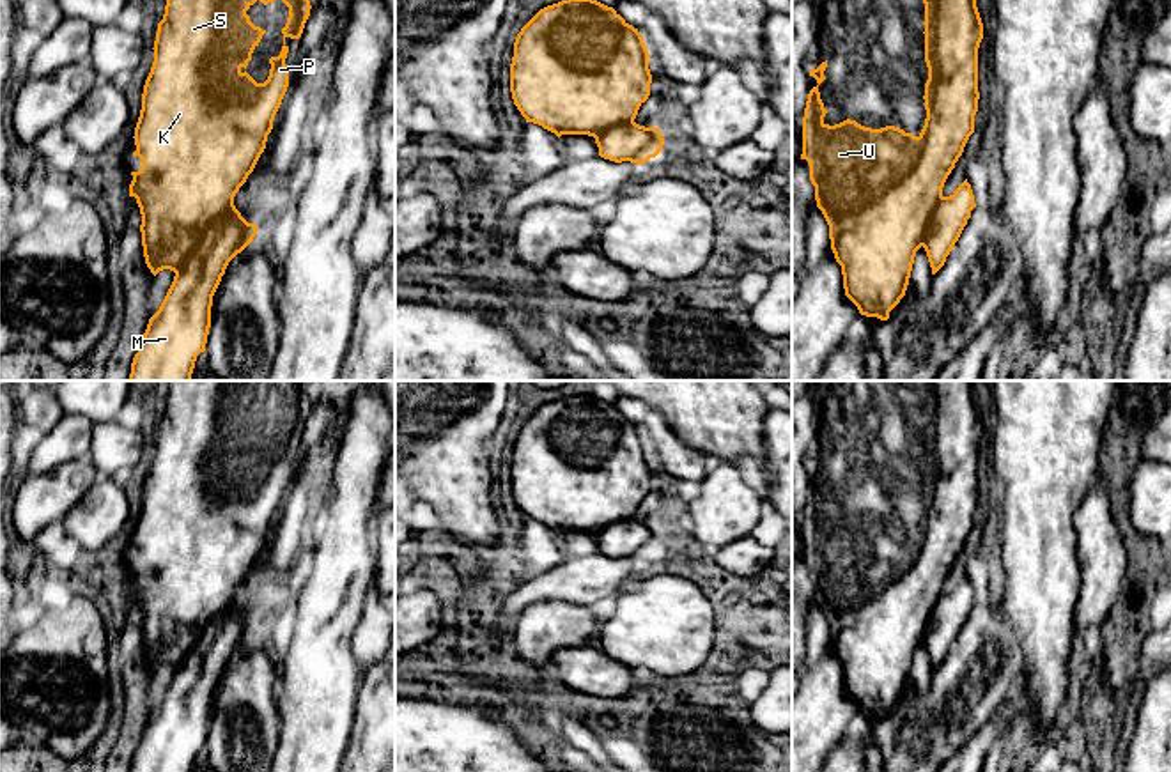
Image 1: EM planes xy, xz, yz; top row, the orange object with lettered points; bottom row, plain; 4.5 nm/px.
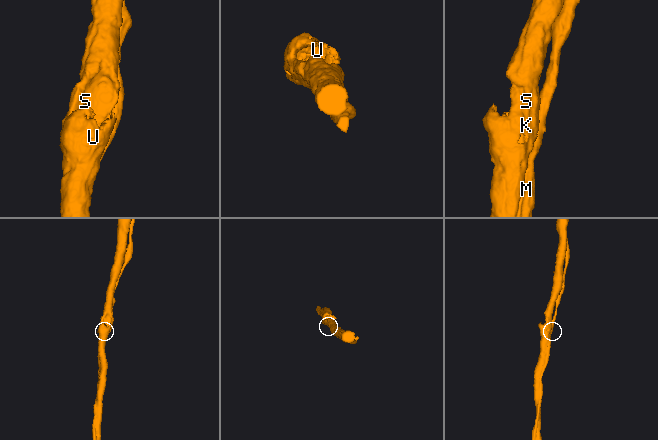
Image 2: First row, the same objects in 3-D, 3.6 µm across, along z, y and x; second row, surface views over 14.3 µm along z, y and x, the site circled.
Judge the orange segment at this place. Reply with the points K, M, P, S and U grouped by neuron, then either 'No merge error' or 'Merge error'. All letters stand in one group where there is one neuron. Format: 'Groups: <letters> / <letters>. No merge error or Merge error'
Groups: K M P S U. No merge error

